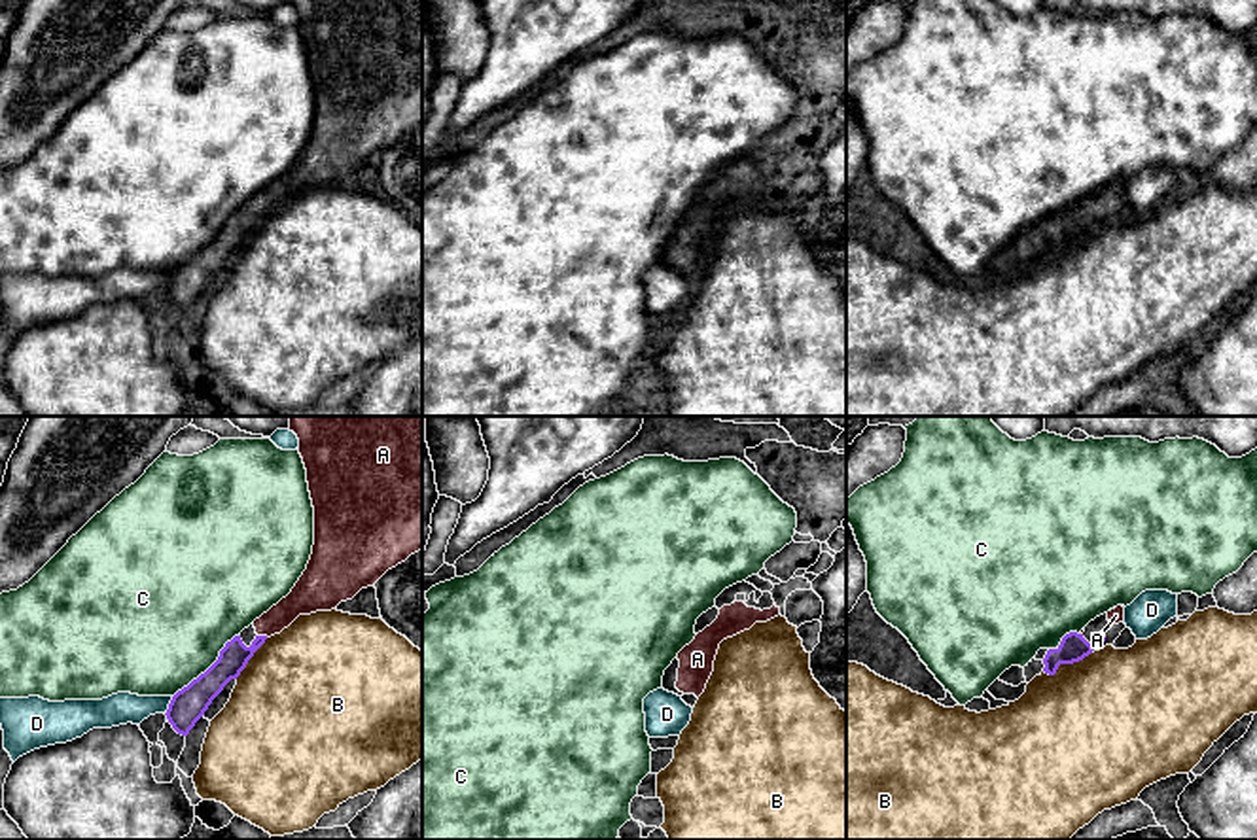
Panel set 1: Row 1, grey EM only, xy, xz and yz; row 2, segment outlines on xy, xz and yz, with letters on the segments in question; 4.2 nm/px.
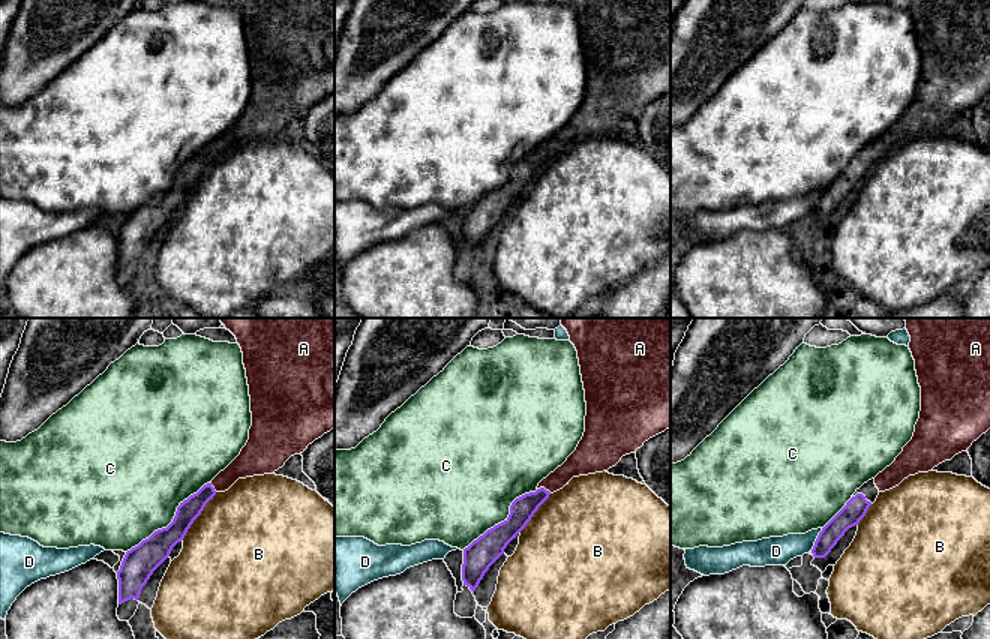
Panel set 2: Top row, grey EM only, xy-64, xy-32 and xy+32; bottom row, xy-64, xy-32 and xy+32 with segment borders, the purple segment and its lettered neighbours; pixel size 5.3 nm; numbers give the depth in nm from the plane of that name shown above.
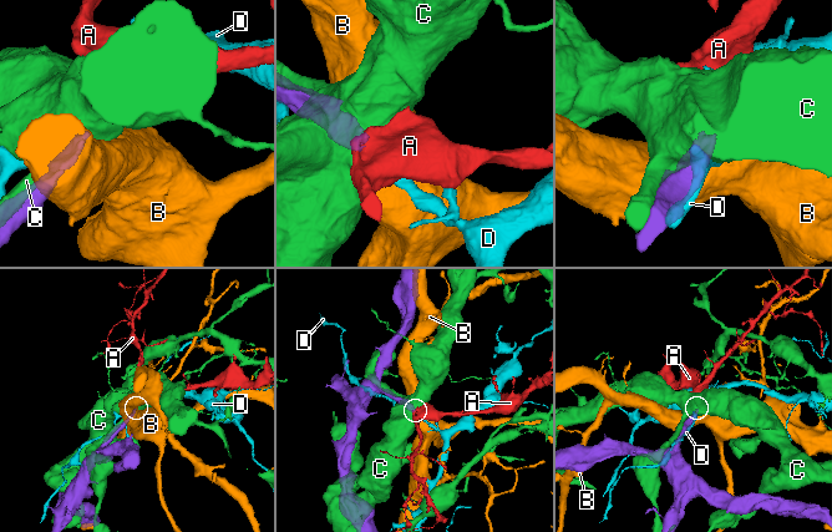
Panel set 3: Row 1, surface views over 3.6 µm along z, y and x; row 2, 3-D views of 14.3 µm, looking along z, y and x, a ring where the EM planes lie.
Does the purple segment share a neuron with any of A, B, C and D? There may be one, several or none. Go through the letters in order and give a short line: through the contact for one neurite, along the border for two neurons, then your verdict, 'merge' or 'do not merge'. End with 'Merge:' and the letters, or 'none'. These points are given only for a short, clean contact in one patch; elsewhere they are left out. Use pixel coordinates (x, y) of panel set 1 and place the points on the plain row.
A: xy (233, 233), (247, 229), (264, 212), (294, 180), (307, 173) | merge
B: do not merge
C: do not merge
D: do not merge
Merge: A

